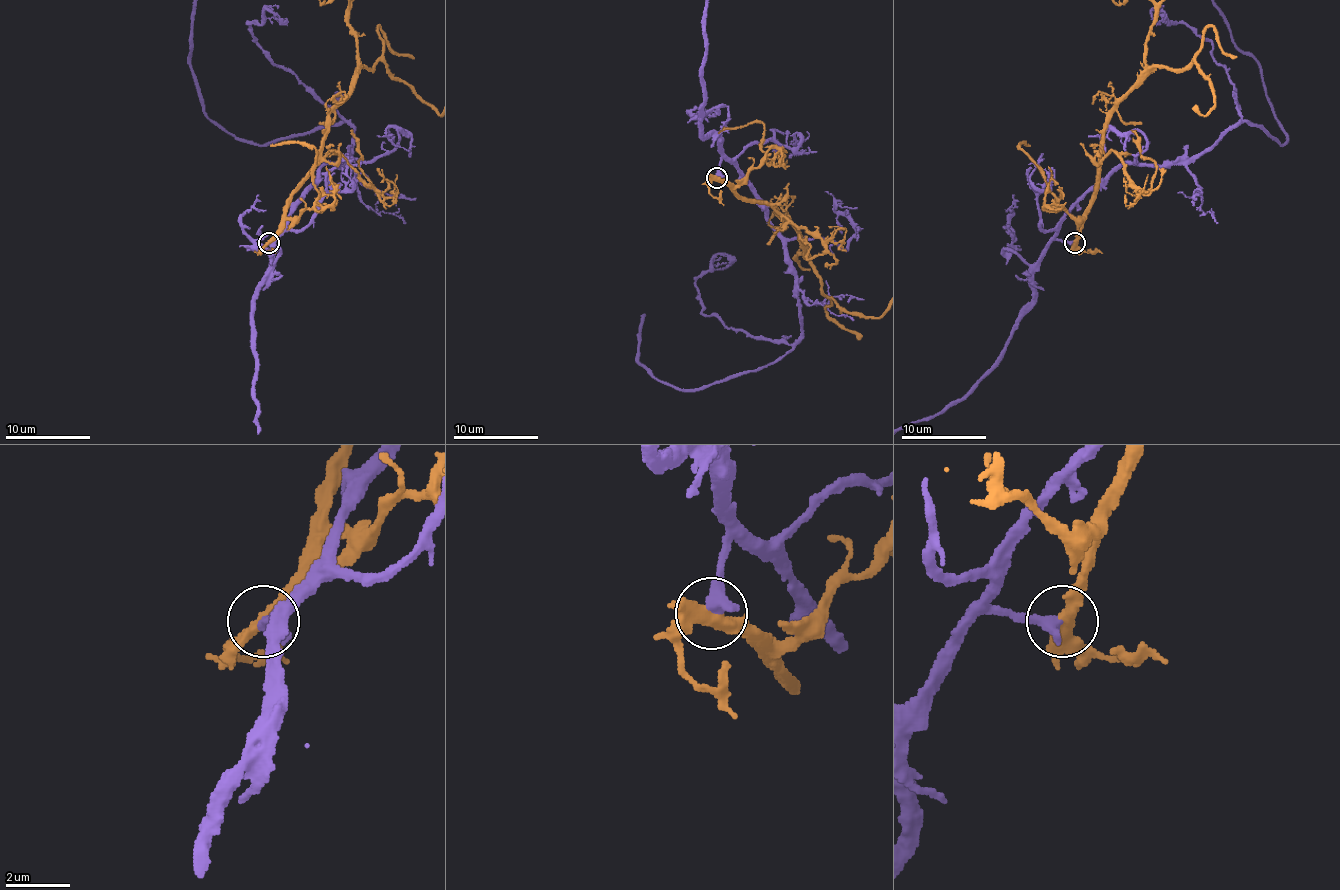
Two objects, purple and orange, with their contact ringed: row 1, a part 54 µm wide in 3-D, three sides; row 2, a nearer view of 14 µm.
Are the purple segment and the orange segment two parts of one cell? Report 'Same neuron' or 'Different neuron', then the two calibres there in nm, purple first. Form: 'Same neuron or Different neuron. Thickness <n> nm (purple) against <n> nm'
Different neuron. Thickness 440 nm (purple) against 400 nm

